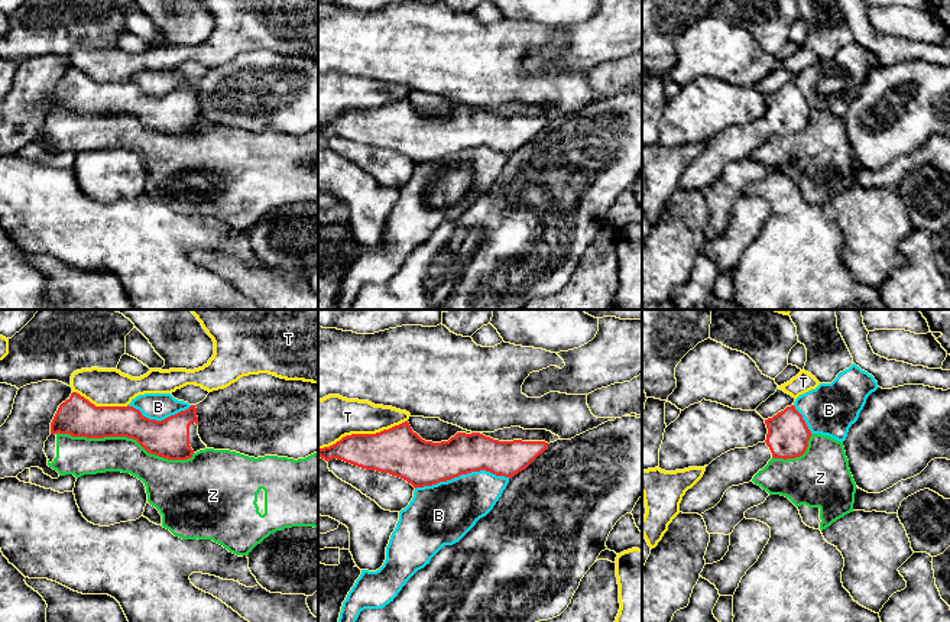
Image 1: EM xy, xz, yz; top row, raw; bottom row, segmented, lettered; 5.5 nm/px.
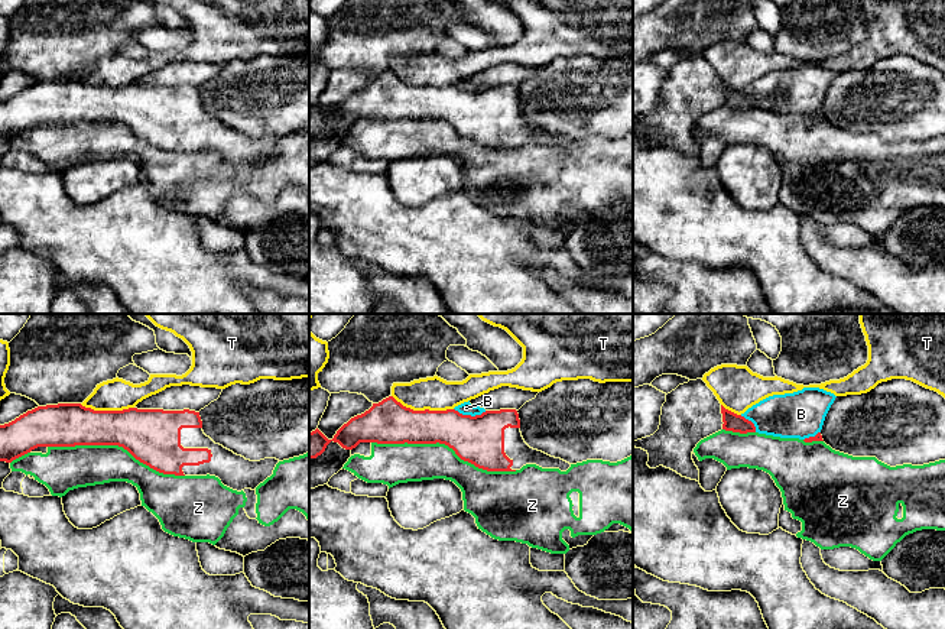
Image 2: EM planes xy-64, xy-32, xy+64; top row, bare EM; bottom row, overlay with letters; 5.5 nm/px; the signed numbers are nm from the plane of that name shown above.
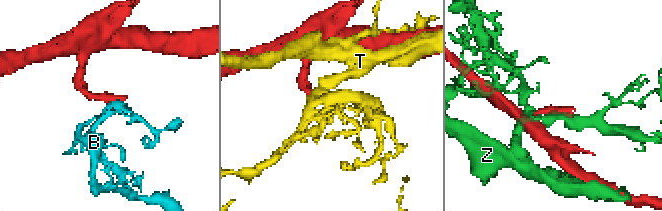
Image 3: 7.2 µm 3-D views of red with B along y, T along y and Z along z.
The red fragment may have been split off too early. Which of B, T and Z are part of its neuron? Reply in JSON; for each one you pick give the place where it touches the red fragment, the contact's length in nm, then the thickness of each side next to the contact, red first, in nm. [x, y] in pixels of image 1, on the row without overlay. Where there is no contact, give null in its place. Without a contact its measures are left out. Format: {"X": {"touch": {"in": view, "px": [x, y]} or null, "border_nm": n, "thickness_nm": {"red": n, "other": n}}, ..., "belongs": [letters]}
{"belongs": []}

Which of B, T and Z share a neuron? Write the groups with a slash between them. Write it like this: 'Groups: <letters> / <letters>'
Groups: B / T / Z

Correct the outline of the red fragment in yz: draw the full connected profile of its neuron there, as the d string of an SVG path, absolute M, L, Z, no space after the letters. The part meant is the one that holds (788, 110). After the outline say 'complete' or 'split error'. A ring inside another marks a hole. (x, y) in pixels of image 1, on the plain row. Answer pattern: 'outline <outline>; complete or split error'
outline M794 81L787 82L772 94L765 95L765 100L768 110L763 119L758 119L748 124L730 126L706 143L703 153L682 172L680 188L701 191L714 184L729 163L752 158L753 152L762 146L772 133L787 136L800 133L805 129L808 116L813 110Z; split error

